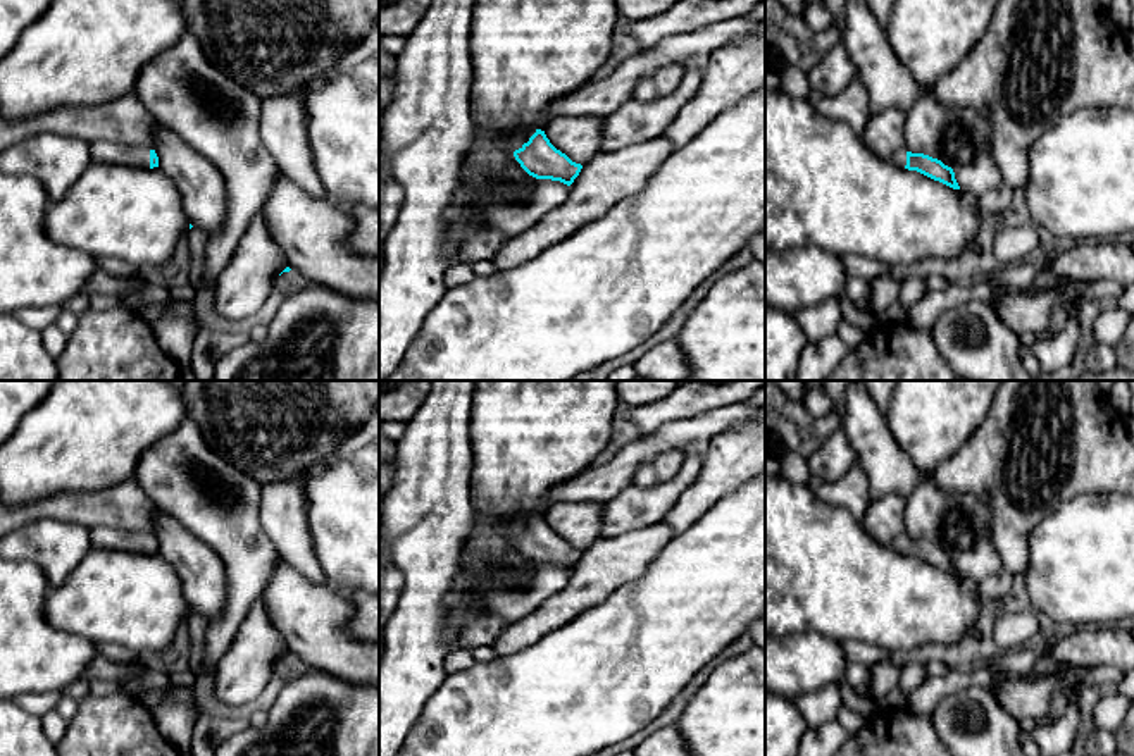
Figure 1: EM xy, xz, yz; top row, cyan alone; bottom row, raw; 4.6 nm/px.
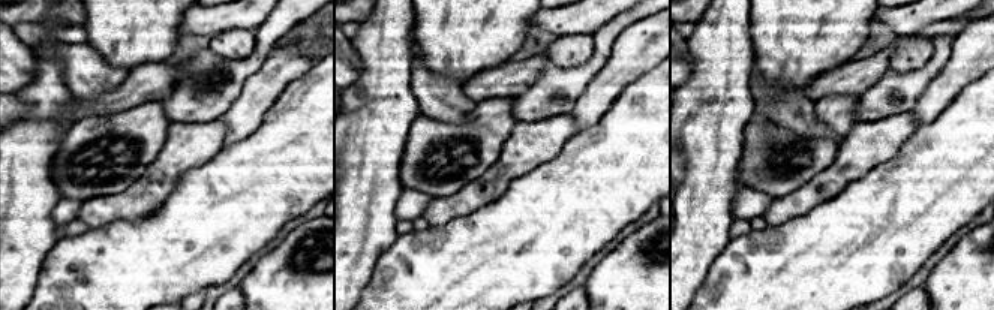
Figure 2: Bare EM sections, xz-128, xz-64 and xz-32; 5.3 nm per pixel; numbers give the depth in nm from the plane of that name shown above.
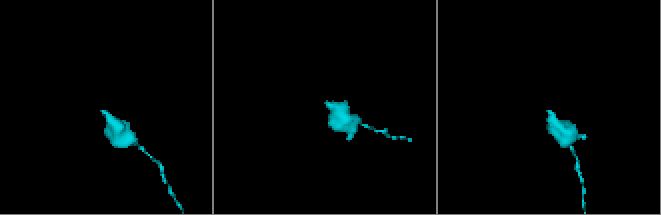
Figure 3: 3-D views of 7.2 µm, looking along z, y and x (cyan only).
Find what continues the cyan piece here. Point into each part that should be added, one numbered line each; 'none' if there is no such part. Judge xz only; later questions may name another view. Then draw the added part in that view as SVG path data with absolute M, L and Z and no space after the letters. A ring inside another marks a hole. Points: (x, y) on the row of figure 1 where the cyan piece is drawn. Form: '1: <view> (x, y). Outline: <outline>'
1: xz (519, 138). Outline: M520 129L510 134L508 141L514 143L517 148L522 148L522 145L527 143L534 133L536 129L529 129L529 131Z

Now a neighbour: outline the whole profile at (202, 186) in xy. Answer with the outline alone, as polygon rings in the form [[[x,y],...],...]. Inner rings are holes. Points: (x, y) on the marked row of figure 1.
[[[164,124],[157,127],[153,150],[160,170],[183,196],[190,224],[205,234],[217,232],[227,215],[226,183],[219,169]]]

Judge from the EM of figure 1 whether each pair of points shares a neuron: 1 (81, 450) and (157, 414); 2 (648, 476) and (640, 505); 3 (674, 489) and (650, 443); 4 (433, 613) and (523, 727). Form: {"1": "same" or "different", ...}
{"1": "same", "2": "different", "3": "different", "4": "different"}

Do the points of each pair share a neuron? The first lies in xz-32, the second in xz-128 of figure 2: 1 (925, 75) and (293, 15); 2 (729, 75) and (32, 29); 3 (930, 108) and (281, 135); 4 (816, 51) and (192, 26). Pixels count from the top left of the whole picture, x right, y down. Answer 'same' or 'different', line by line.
1: same
2: different
3: different
4: different

